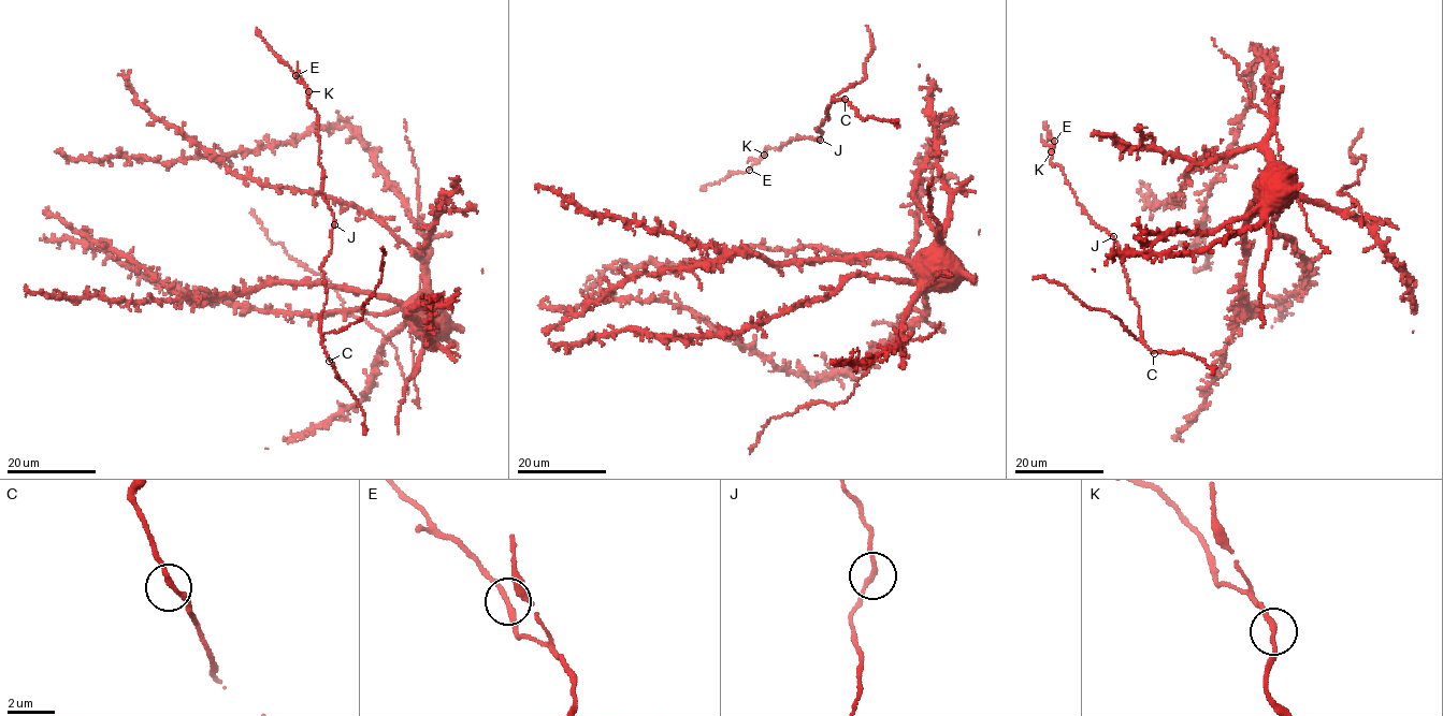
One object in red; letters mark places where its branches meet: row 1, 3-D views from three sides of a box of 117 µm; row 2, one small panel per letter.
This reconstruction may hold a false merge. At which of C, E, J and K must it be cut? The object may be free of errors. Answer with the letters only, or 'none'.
E

